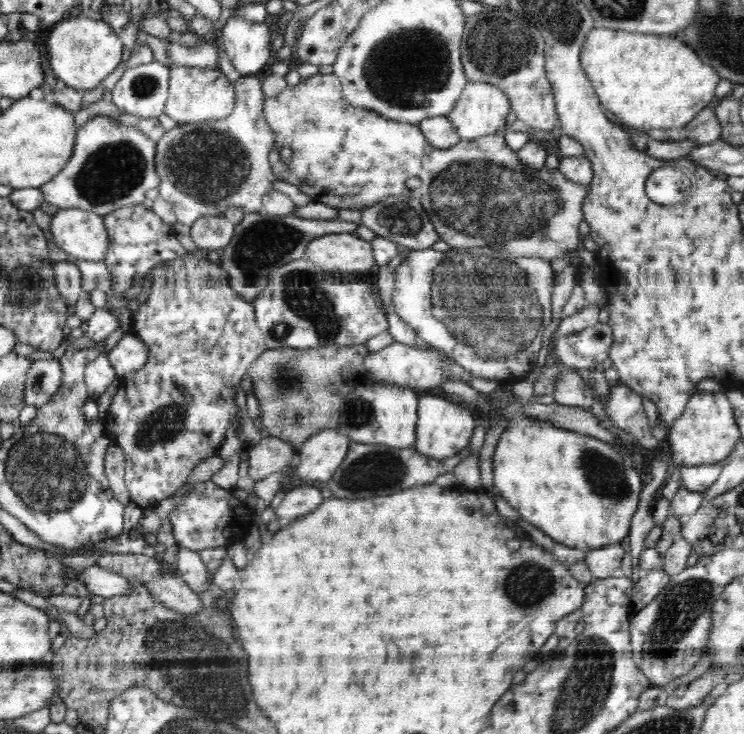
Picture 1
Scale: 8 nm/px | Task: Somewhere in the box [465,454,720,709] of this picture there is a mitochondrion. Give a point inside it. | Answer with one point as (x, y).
(677, 612)

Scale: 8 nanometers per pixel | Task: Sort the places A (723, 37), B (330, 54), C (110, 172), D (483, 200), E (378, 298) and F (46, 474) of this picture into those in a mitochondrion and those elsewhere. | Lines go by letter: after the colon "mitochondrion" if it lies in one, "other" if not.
A: mitochondrion
B: other
C: mitochondrion
D: mitochondrion
E: other
F: mitochondrion

